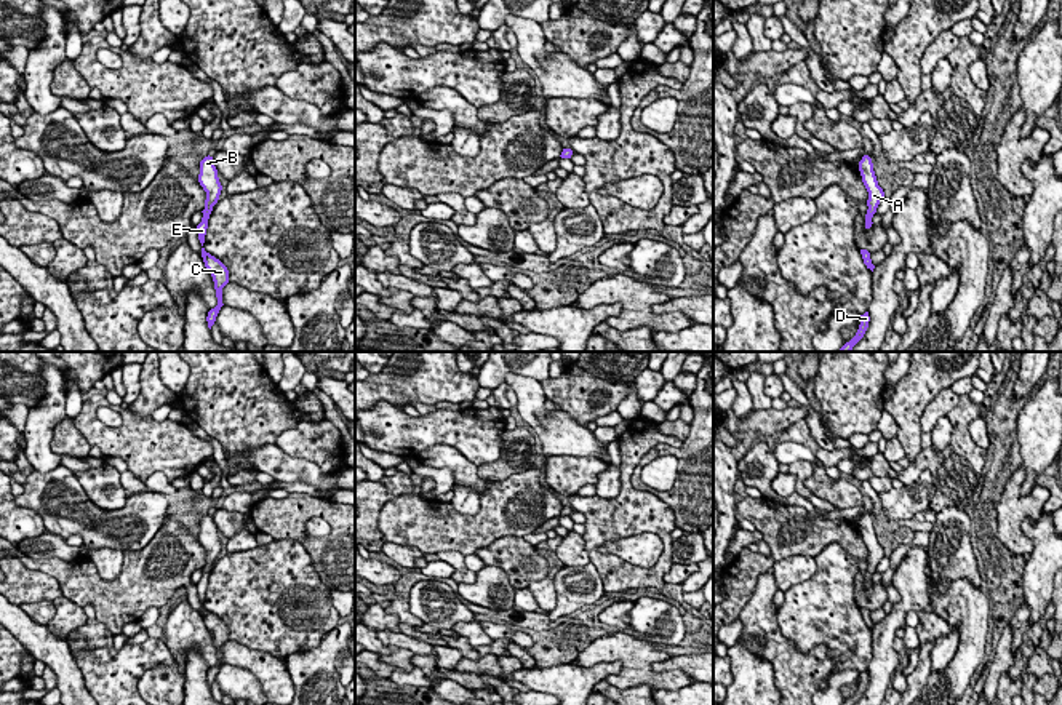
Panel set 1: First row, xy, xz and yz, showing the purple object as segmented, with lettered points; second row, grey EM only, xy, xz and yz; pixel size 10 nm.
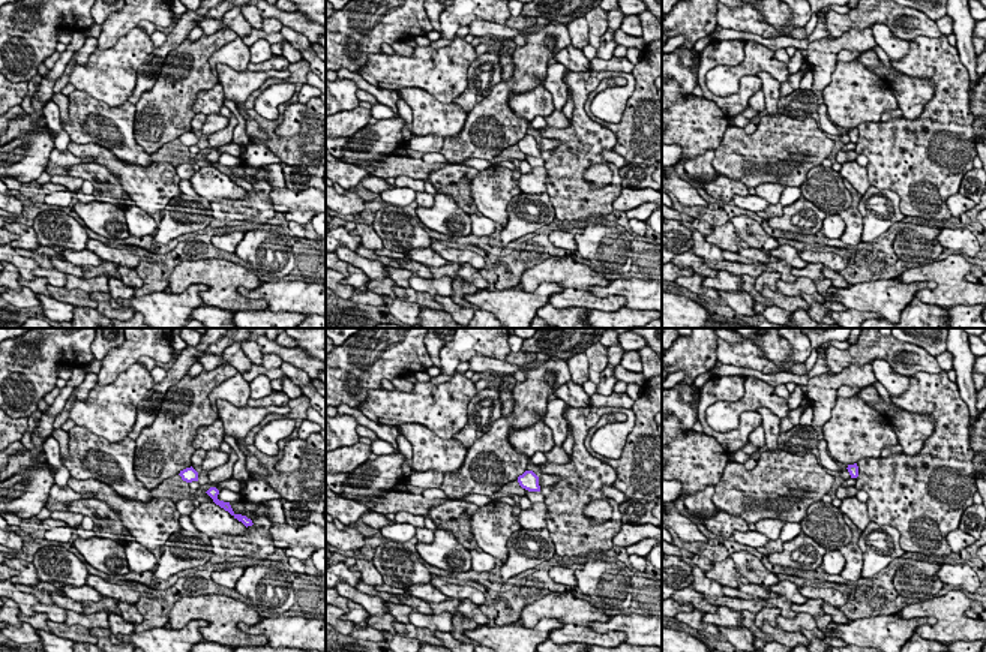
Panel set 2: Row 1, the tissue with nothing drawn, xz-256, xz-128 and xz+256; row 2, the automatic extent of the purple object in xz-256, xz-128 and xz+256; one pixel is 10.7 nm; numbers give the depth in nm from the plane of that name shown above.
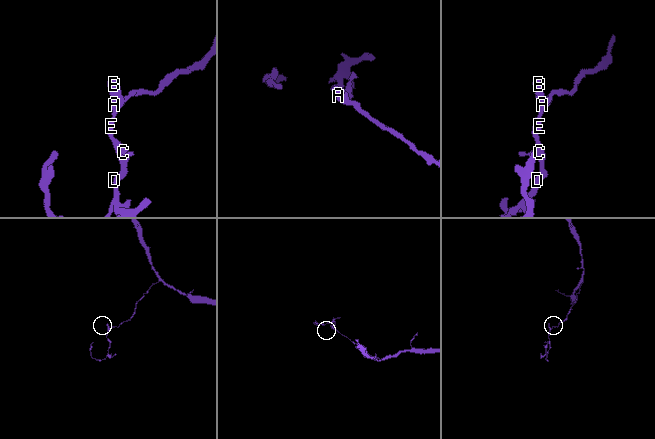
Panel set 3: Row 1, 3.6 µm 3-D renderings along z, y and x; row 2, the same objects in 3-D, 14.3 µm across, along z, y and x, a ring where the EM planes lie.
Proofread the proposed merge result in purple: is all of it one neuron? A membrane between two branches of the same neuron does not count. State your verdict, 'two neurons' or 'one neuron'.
one neuron

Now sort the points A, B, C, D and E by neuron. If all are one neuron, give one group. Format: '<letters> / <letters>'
A B C D E

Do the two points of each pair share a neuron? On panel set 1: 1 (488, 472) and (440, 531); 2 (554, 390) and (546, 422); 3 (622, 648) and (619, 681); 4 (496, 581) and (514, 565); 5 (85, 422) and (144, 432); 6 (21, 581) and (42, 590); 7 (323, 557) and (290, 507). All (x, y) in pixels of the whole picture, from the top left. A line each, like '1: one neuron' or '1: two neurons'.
1: two neurons
2: two neurons
3: one neuron
4: two neurons
5: one neuron
6: one neuron
7: one neuron

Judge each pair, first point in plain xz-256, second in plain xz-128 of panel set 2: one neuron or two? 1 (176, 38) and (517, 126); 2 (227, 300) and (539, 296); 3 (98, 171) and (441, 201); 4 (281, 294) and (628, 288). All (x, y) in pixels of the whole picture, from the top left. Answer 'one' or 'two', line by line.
1: two
2: two
3: two
4: one

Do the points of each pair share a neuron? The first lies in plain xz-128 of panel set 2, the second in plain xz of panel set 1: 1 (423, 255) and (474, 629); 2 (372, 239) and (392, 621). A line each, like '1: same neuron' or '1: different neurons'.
1: same neuron
2: different neurons

